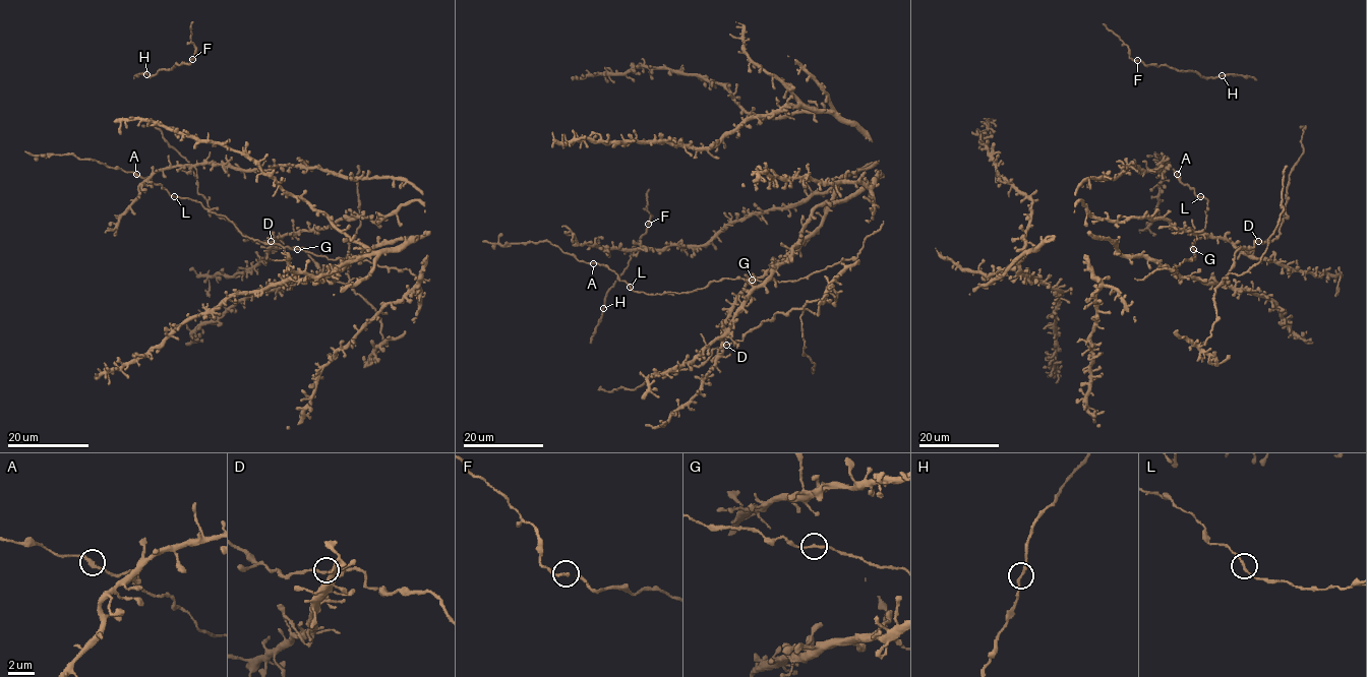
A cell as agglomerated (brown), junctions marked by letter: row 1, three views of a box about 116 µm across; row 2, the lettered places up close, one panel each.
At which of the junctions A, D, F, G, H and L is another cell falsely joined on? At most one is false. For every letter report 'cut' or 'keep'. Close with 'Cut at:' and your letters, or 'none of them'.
A: keep
D: keep
F: keep
G: keep
H: keep
L: keep
Cut at: none of them

